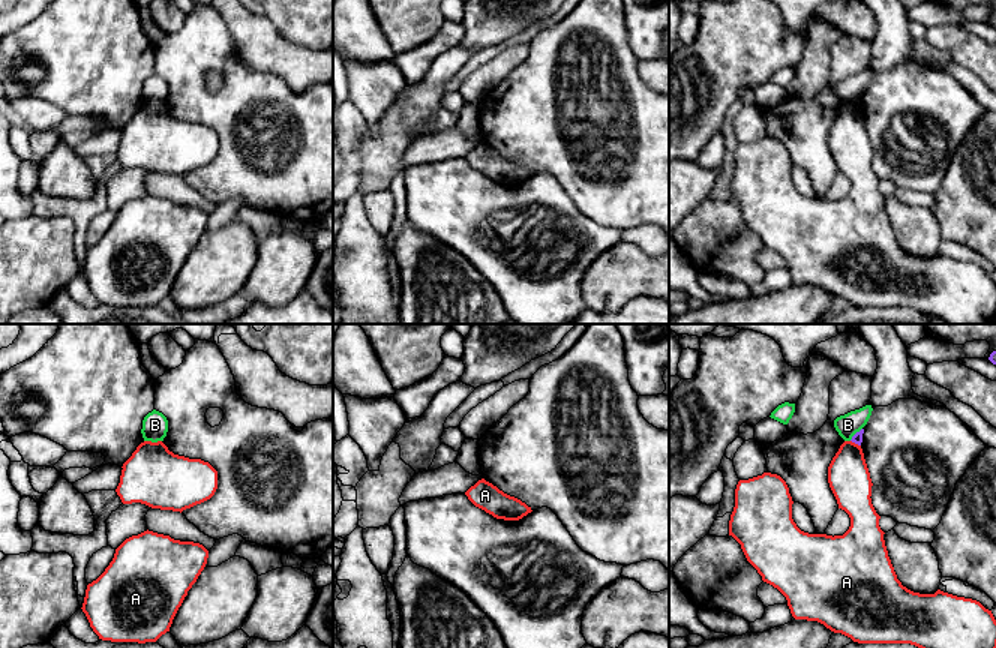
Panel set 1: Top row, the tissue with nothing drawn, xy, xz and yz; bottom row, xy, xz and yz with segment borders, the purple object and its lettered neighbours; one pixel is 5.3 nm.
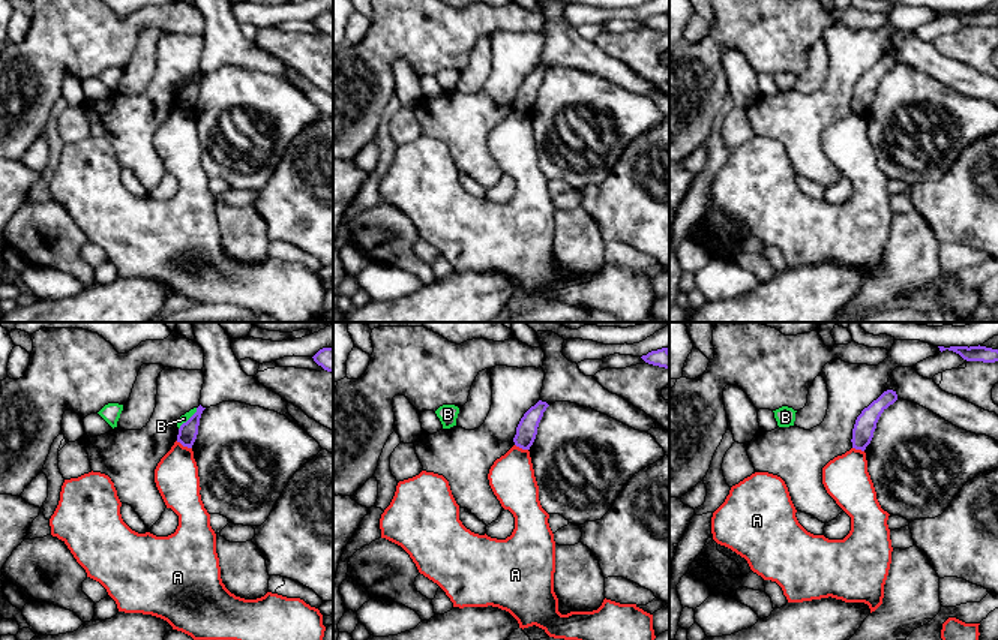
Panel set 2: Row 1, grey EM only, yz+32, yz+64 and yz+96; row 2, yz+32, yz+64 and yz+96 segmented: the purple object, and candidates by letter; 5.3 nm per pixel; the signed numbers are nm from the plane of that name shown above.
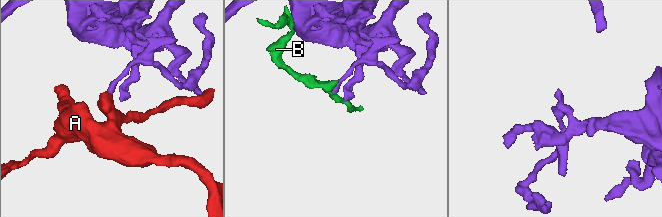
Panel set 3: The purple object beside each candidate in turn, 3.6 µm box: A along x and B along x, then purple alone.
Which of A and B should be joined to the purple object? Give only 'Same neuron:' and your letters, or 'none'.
Same neuron: none

